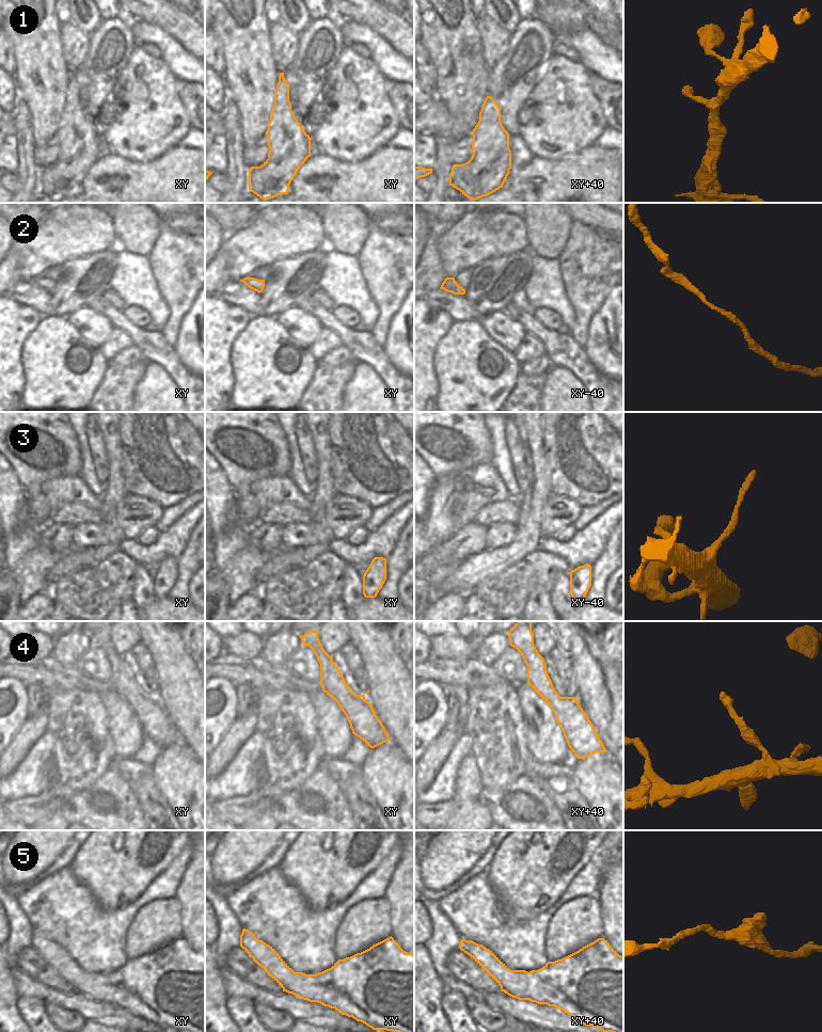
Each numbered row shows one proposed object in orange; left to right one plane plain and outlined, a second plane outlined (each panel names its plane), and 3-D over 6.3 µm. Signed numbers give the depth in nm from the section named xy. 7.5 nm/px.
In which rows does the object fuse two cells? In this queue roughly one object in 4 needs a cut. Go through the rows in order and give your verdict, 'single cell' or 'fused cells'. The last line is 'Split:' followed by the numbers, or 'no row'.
1: single cell
2: single cell
3: fused cells
4: single cell
5: single cell
Split: 3

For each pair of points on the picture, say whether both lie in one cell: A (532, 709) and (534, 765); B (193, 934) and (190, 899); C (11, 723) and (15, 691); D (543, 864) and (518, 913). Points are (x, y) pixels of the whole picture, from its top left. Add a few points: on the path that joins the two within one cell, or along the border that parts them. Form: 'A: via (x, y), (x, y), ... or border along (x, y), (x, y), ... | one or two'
A: border along (532, 756), (541, 762), (558, 763) | two
B: via (193, 925), (193, 907) | one
C: via (11, 715), (18, 702), (18, 698) | one
D: via (532, 876), (527, 880), (522, 901) | one

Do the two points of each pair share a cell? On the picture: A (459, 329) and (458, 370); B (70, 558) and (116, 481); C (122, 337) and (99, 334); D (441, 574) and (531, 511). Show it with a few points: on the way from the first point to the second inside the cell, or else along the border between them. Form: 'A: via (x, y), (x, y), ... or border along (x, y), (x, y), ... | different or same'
A: via (459, 339), (459, 360) | same
B: via (95, 555), (110, 540), (110, 506) | same
C: border along (113, 327), (109, 336), (100, 346) | different
D: border along (456, 567), (442, 582), (441, 588) | different

